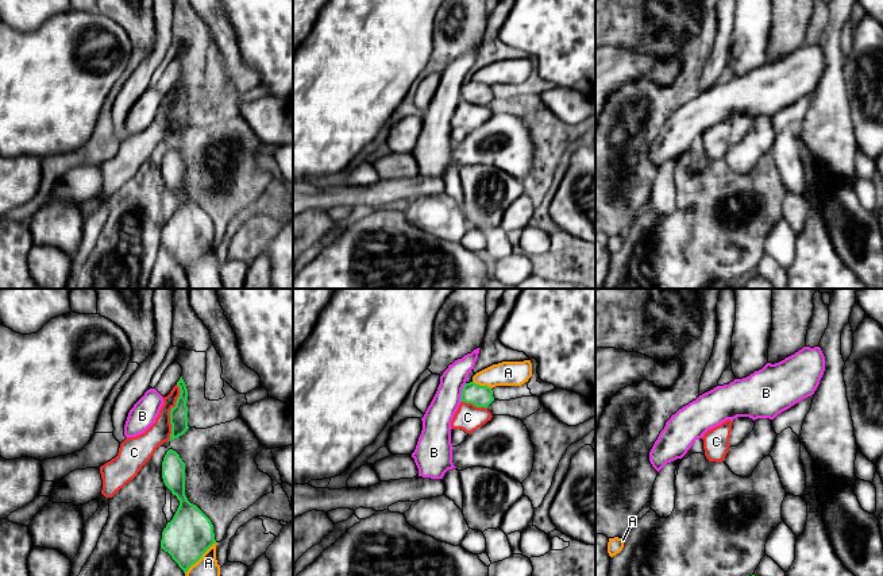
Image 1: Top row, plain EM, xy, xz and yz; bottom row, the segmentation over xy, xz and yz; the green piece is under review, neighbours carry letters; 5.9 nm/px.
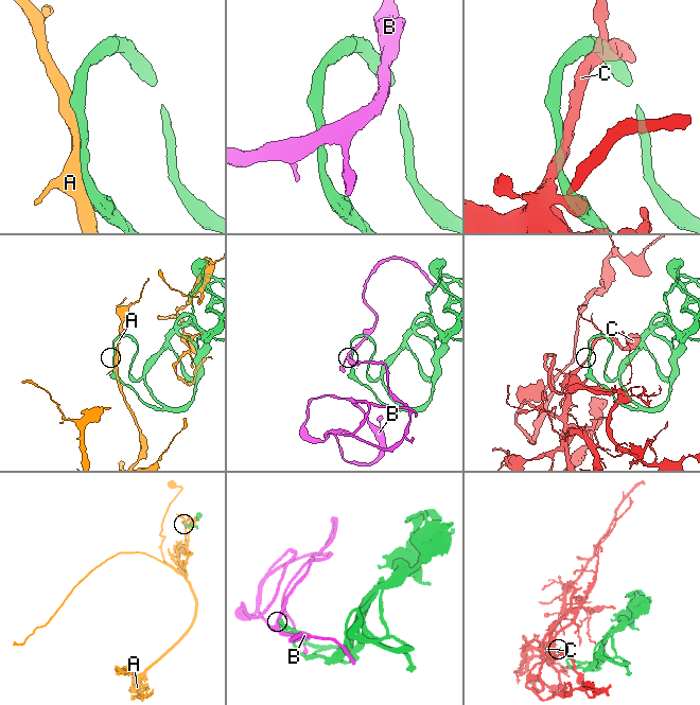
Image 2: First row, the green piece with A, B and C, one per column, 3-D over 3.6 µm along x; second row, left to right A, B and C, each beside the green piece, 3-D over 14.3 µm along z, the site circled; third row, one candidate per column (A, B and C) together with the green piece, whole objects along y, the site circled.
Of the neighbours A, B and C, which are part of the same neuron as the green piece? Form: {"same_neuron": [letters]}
{"same_neuron": ["B"]}

